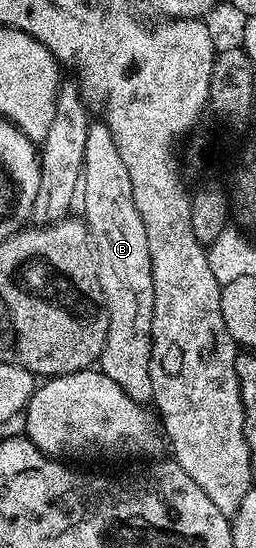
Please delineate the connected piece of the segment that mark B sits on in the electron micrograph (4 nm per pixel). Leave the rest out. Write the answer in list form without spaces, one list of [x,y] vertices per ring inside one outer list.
[[[103,120],[90,121],[87,128],[87,144],[83,169],[83,196],[85,192],[85,214],[83,221],[89,227],[89,237],[93,240],[97,255],[99,284],[107,304],[107,340],[99,359],[99,369],[107,375],[127,396],[136,402],[148,403],[153,397],[151,388],[151,348],[153,347],[153,277],[151,276],[151,252],[147,248],[147,232],[143,228],[143,216],[135,208],[135,195],[131,193],[131,176],[127,164],[119,157],[119,148],[115,148],[115,136]]]

